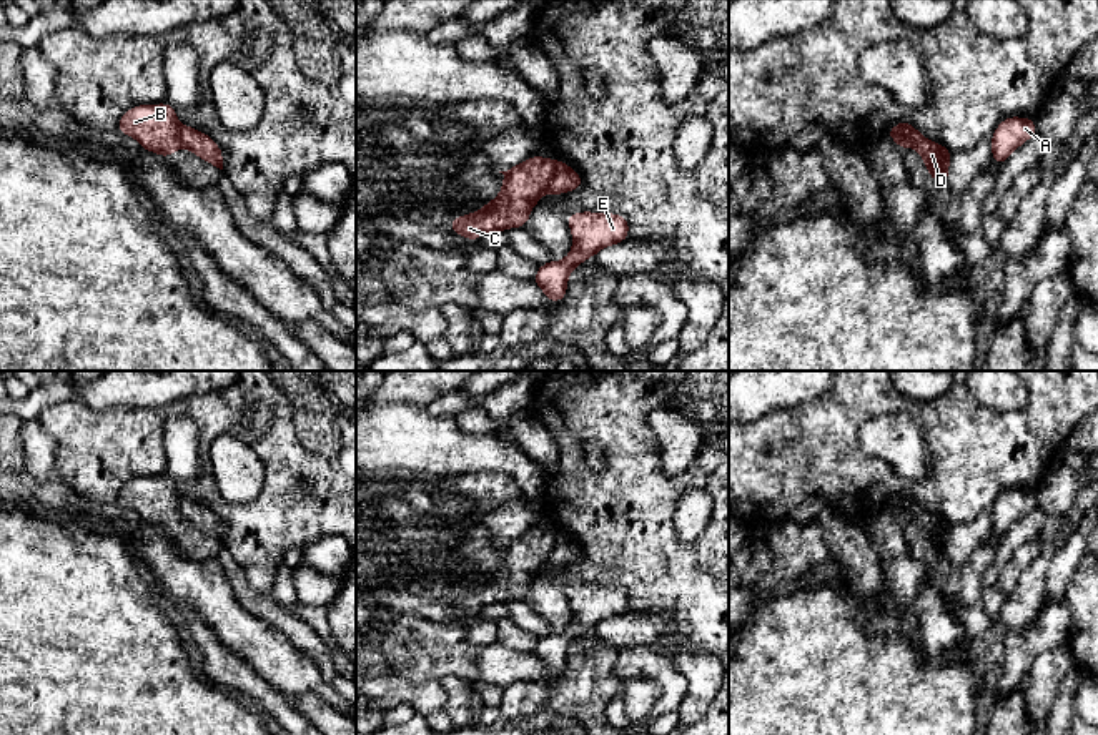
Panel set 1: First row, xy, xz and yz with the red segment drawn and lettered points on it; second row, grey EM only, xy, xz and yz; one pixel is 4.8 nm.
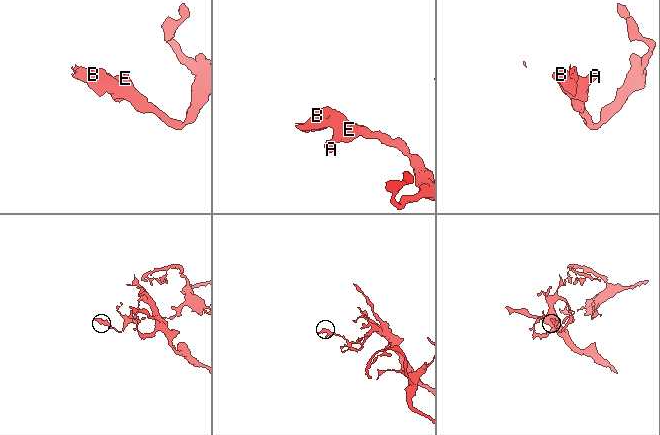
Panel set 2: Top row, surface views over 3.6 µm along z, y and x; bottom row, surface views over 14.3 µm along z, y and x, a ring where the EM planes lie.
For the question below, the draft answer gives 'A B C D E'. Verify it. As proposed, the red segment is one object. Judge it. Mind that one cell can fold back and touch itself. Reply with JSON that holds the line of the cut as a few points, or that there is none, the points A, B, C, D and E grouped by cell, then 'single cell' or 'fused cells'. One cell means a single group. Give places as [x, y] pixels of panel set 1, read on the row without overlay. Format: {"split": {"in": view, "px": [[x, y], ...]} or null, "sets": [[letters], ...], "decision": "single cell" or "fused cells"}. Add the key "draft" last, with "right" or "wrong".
{"split": {"in": "xz", "px": [[558, 534], [548, 564]]}, "sets": [["A", "D", "E"], ["B", "C"]], "decision": "fused cells", "draft": "wrong"}

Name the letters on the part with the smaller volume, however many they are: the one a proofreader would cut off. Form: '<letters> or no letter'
B, C

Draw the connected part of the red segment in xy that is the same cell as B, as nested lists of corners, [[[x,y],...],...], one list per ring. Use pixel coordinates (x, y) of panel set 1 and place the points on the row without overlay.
[[[170,476],[136,477],[126,482],[118,504],[135,511],[145,524],[168,530],[183,520],[180,514],[180,494]]]

